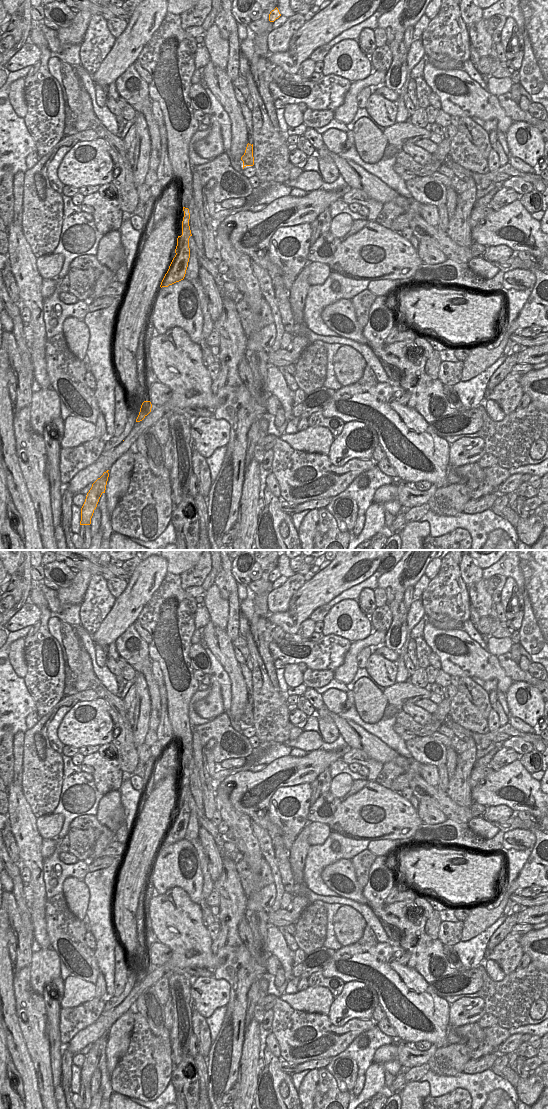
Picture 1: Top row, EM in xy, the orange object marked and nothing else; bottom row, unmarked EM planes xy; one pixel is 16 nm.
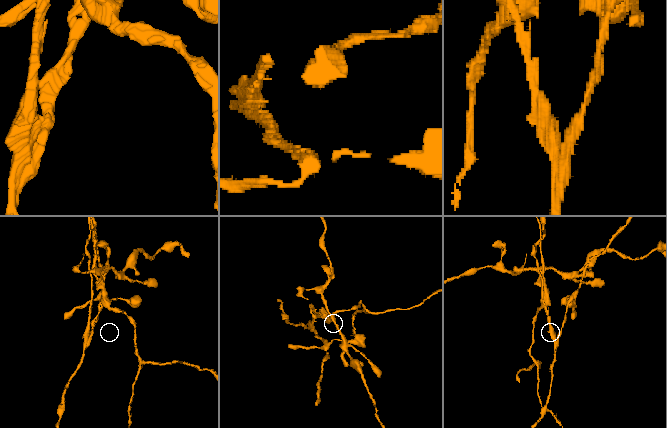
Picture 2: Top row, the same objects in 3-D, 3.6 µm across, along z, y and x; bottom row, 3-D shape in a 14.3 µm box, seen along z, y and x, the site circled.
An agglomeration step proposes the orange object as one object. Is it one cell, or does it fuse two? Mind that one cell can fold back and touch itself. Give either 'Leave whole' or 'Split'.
Split

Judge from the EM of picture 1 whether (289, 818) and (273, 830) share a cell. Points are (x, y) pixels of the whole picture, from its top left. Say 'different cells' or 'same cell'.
different cells

